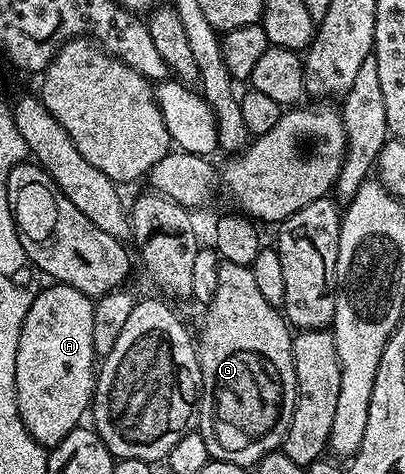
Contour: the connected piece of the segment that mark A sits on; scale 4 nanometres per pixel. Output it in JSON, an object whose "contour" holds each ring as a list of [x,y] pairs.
{"contour":[[[54,283],[51,286],[51,289],[46,289],[43,293],[38,293],[35,297],[32,297],[30,306],[28,307],[28,315],[22,320],[22,330],[20,331],[18,350],[16,351],[16,395],[18,396],[20,419],[24,423],[24,427],[32,435],[32,439],[36,439],[36,443],[40,443],[44,447],[59,445],[73,429],[77,429],[83,424],[82,416],[85,413],[87,416],[88,410],[91,408],[94,400],[94,382],[96,380],[96,356],[93,349],[92,335],[95,302],[88,295],[76,291],[76,287],[72,287],[71,285]]]}

